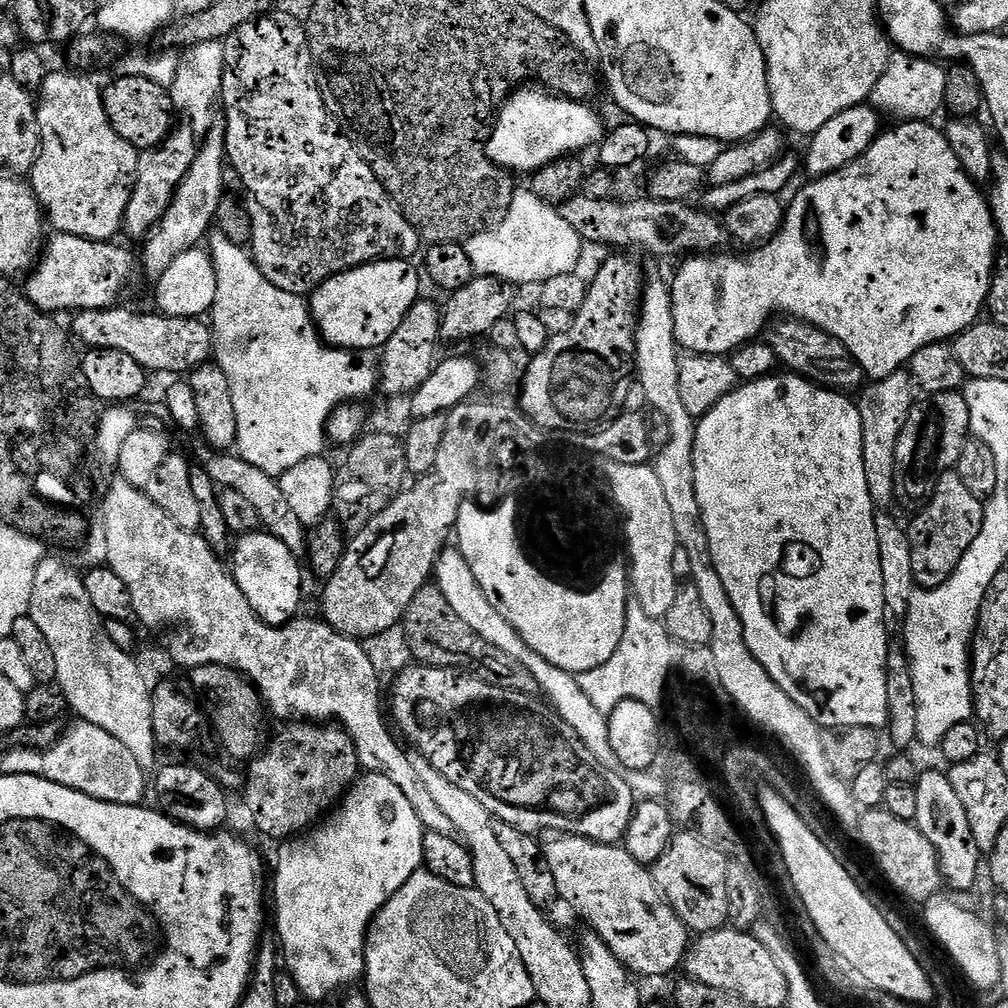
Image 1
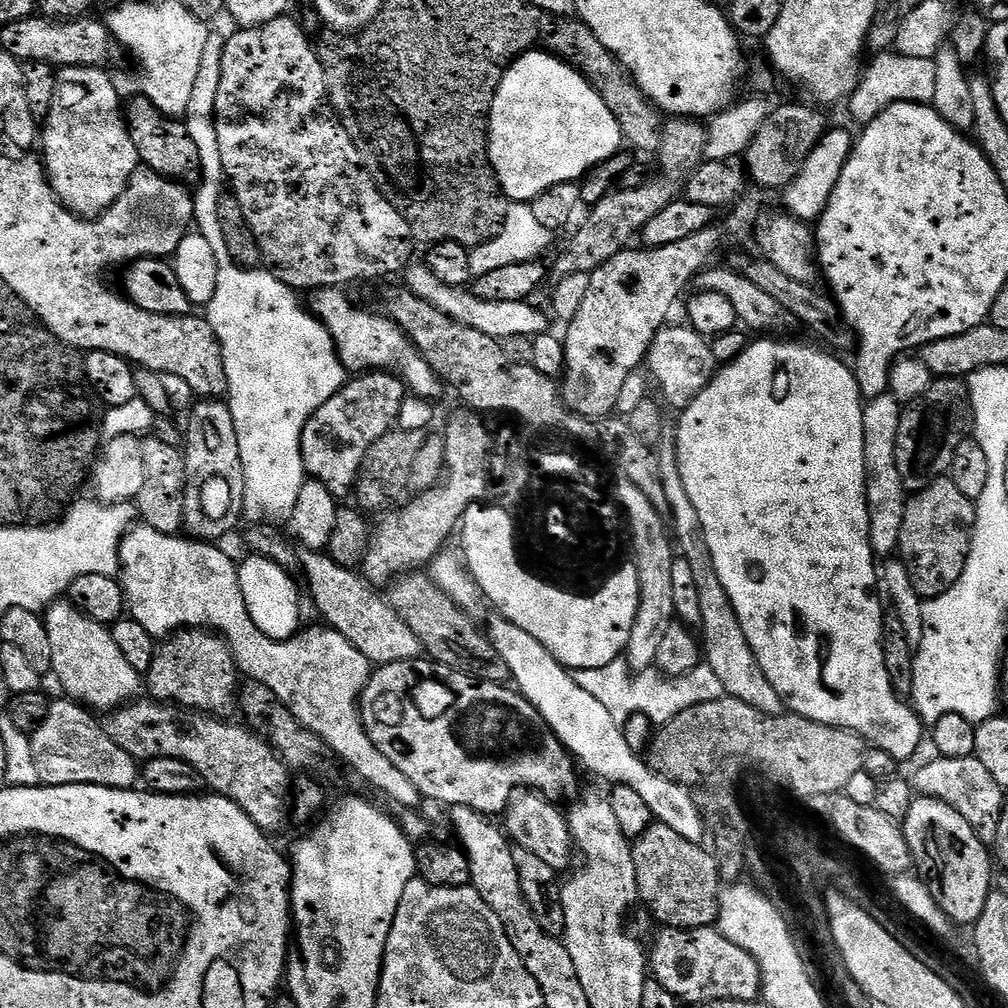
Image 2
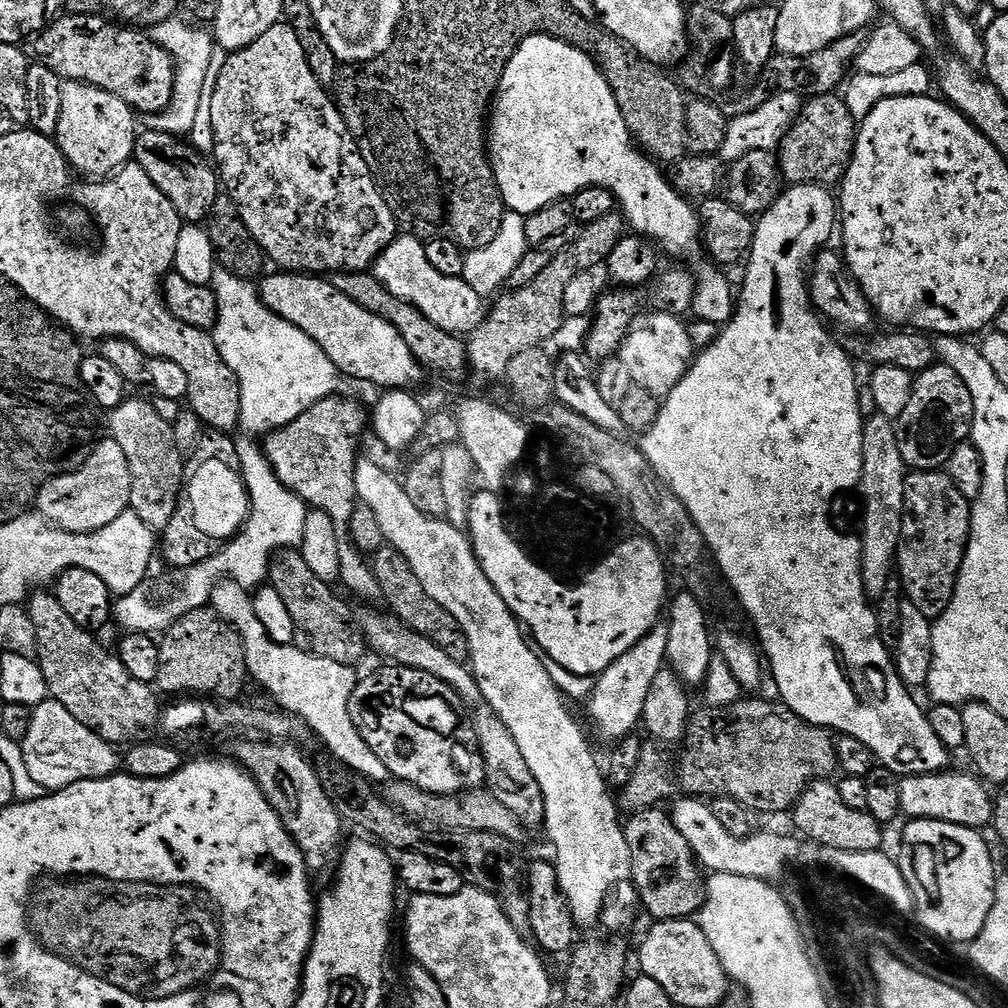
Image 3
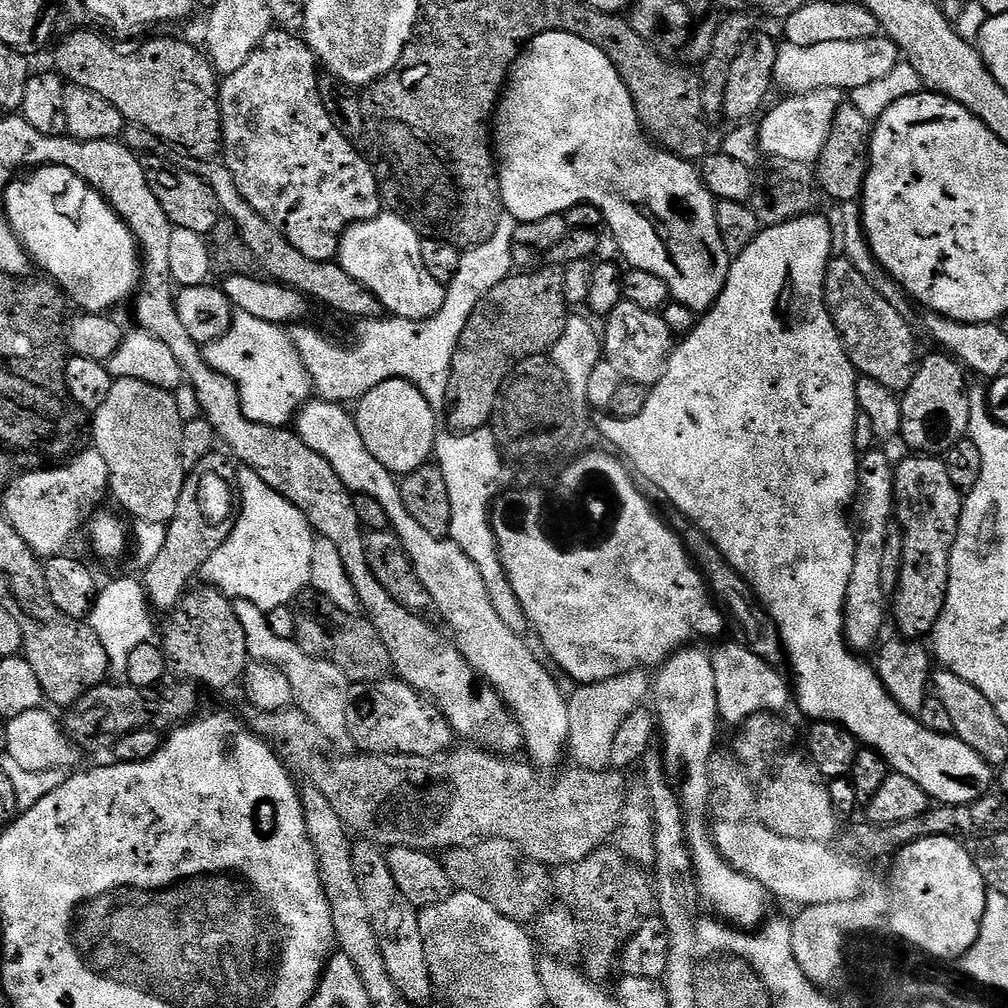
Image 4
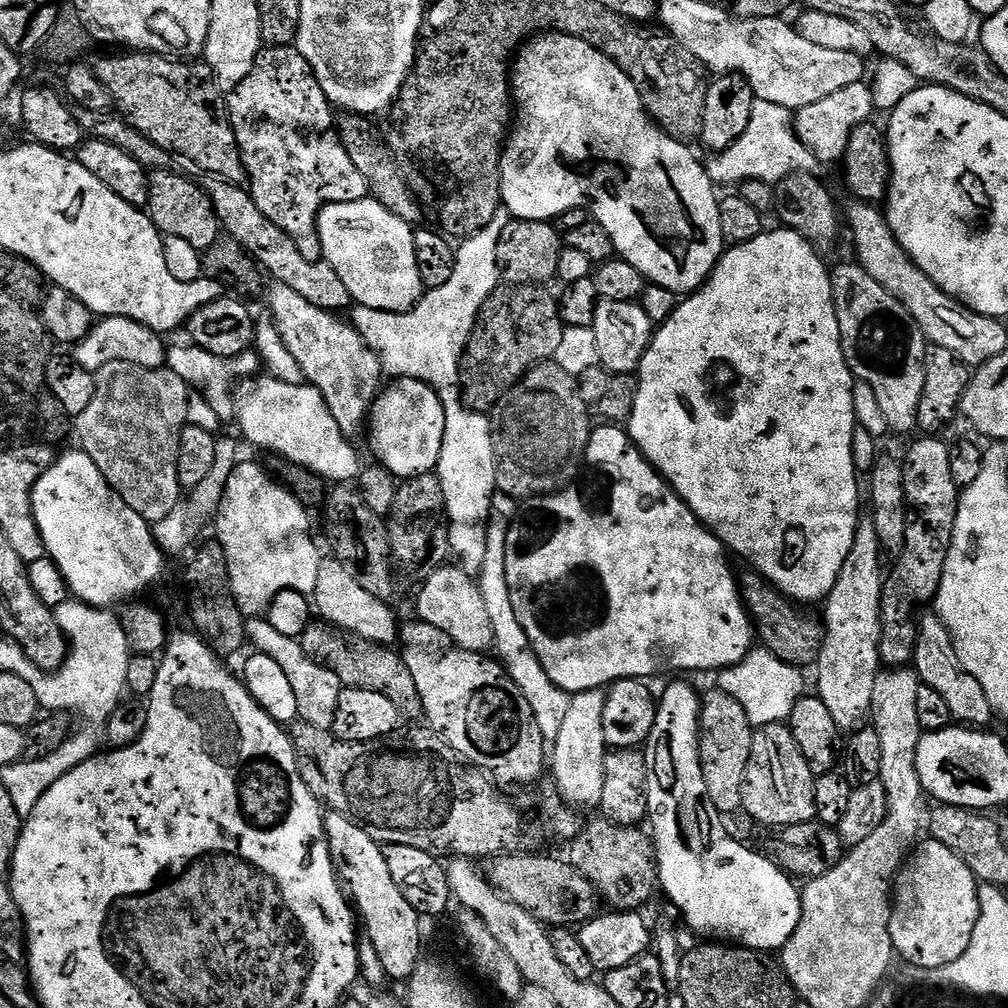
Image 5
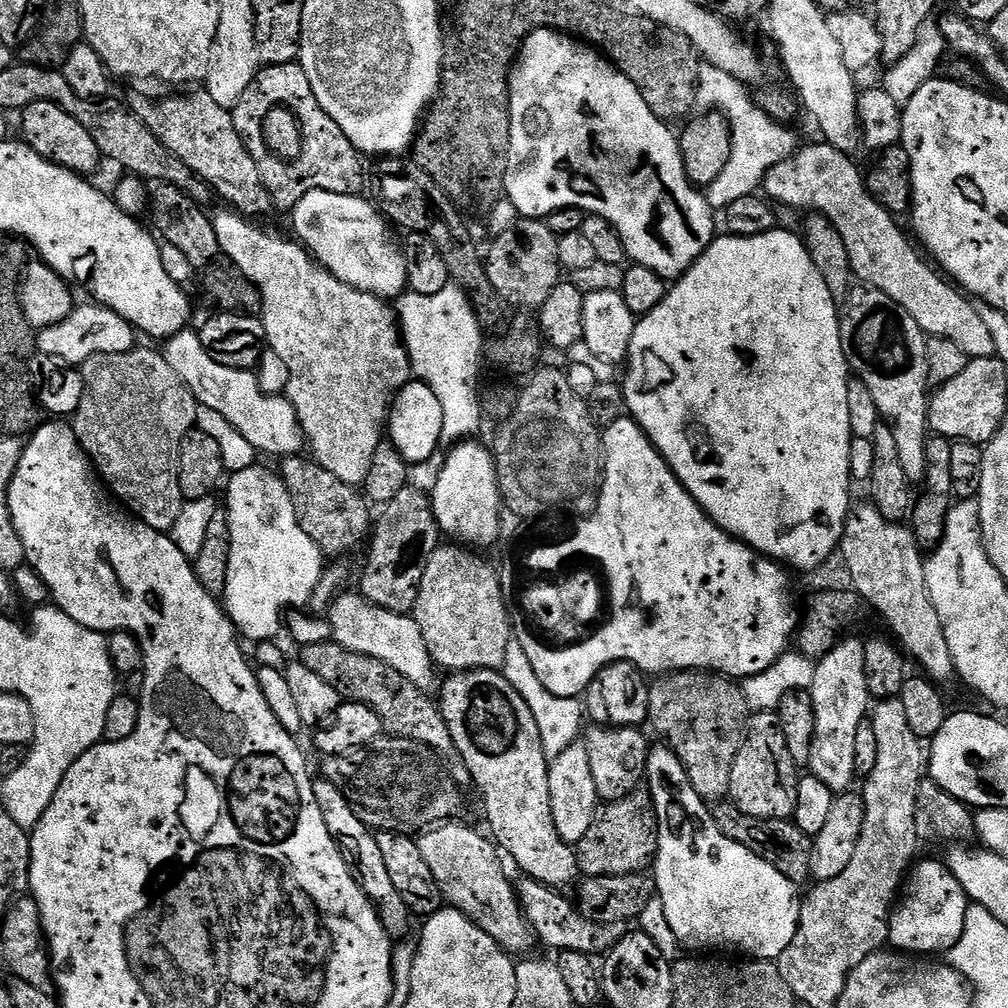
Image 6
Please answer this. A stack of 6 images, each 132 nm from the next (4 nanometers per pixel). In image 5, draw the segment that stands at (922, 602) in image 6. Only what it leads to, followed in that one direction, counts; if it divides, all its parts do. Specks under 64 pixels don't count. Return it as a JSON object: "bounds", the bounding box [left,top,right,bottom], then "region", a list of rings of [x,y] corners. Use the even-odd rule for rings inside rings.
{"bounds":[911,615,994,730],"region":[[[931,615],[919,617],[920,633],[916,639],[911,667],[919,674],[921,685],[936,691],[946,702],[957,725],[977,730],[987,729],[991,725],[988,723],[994,720],[994,713],[986,699],[986,693],[982,690],[982,682],[978,682],[978,678],[973,678],[971,674],[966,674],[962,662],[958,662],[958,650],[954,650],[954,642],[948,633],[948,627],[940,621],[939,615]]]}

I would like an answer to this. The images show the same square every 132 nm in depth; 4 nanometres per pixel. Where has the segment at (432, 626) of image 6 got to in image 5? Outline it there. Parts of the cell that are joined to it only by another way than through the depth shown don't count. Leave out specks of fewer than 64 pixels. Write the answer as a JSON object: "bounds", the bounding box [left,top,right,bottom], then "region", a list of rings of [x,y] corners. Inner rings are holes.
{"bounds":[415,567,495,653],"region":[[[448,567],[437,568],[419,585],[415,615],[425,624],[442,630],[442,634],[449,636],[462,650],[487,653],[495,645],[495,634],[491,628],[490,615],[486,612],[480,585],[463,568]]]}

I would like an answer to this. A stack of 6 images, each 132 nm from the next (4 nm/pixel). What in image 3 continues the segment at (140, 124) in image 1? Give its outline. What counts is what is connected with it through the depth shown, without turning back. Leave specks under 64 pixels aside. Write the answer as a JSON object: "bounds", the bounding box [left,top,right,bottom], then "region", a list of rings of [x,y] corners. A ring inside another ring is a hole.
{"bounds":[134,132,222,225],"region":[[[140,132],[136,138],[134,163],[150,174],[150,182],[170,198],[174,210],[189,225],[203,225],[212,212],[214,202],[222,195],[222,185],[217,169],[208,164],[203,155],[187,139],[170,133]]]}

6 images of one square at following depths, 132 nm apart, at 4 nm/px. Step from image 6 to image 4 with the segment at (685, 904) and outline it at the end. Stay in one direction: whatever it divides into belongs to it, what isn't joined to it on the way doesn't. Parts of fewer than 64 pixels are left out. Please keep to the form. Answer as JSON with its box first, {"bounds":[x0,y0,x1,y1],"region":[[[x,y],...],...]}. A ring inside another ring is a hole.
{"bounds":[654,646,770,930],"region":[[[685,646],[681,648],[680,651],[672,655],[671,658],[664,661],[663,664],[659,665],[658,671],[655,673],[657,676],[654,676],[654,700],[656,696],[656,708],[654,707],[654,715],[658,721],[659,739],[661,741],[664,739],[664,746],[662,745],[664,769],[667,772],[669,780],[671,781],[671,787],[675,789],[677,795],[680,797],[680,804],[682,808],[684,809],[685,813],[690,814],[686,820],[688,846],[689,850],[692,852],[692,870],[701,901],[703,901],[707,907],[709,904],[710,907],[716,908],[716,911],[714,912],[720,920],[725,921],[738,929],[756,930],[765,923],[766,917],[769,915],[767,912],[768,900],[770,901],[770,893],[767,892],[757,880],[750,878],[746,874],[742,874],[724,861],[722,854],[719,852],[719,850],[716,849],[716,843],[712,841],[710,824],[707,824],[707,822],[704,821],[704,812],[706,816],[706,813],[709,811],[708,795],[710,794],[710,778],[708,777],[708,767],[710,766],[710,758],[712,757],[713,752],[717,751],[718,748],[718,744],[716,744],[716,731],[718,731],[719,728],[722,728],[722,721],[720,719],[720,715],[718,714],[718,690],[714,690],[714,666],[712,665],[712,657],[707,651],[704,653],[702,649],[696,647],[700,646]]]}

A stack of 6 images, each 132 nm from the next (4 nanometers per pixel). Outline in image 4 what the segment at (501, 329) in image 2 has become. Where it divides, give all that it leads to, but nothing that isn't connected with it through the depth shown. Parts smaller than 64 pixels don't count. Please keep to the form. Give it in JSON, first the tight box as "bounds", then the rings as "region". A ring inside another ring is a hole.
{"bounds":[338,211,446,320],"region":[[[385,211],[372,220],[351,224],[345,230],[340,239],[338,263],[350,278],[362,282],[366,290],[380,299],[385,313],[402,320],[425,320],[442,306],[446,288],[422,263],[421,239],[414,225],[395,212]]]}

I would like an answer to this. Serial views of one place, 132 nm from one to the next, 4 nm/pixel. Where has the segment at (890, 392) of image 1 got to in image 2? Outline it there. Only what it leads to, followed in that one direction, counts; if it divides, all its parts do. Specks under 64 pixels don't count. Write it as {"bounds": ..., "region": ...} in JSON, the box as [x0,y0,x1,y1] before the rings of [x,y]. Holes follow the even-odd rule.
{"bounds":[864,394,906,558],"region":[[[890,394],[871,397],[864,405],[864,453],[868,473],[868,509],[870,510],[870,542],[877,557],[888,558],[900,547],[900,531],[906,503],[902,474],[898,474],[896,439],[902,406]]]}

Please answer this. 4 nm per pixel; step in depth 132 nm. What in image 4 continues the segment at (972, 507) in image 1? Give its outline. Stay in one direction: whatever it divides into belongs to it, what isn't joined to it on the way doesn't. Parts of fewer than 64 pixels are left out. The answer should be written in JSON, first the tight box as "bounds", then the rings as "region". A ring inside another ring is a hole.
{"bounds":[890,454,963,640],"region":[[[908,454],[904,461],[896,464],[894,516],[904,536],[904,565],[896,593],[890,597],[890,612],[891,615],[892,612],[896,615],[896,624],[900,627],[901,637],[909,640],[927,637],[942,614],[950,578],[950,554],[960,533],[960,515],[963,509],[962,494],[956,489],[954,482],[950,482],[950,474],[946,474],[946,466],[941,457]]]}

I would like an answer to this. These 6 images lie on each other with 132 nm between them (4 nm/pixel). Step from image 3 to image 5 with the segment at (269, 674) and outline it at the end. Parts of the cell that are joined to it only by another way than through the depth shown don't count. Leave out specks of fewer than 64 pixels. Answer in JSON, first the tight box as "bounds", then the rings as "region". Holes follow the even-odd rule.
{"bounds":[246,618,341,732],"region":[[[252,618],[246,624],[246,640],[253,644],[255,651],[278,662],[290,682],[291,689],[297,698],[297,714],[303,723],[314,726],[323,732],[332,732],[334,726],[334,714],[338,710],[338,698],[340,697],[341,682],[338,674],[318,666],[302,650],[299,639],[294,636],[283,636],[274,626],[270,626],[267,618]]]}

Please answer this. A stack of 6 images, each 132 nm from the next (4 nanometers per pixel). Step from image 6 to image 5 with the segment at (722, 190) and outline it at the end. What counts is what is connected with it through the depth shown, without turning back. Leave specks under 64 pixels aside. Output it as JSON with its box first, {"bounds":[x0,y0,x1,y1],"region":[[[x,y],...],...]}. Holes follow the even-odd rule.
{"bounds":[707,100,818,185],"region":[[[757,100],[751,111],[750,125],[746,133],[724,152],[713,155],[707,161],[708,176],[713,185],[743,184],[749,180],[764,181],[775,185],[798,172],[813,173],[818,166],[816,156],[797,138],[793,128],[794,116],[791,109],[777,106],[765,100]]]}

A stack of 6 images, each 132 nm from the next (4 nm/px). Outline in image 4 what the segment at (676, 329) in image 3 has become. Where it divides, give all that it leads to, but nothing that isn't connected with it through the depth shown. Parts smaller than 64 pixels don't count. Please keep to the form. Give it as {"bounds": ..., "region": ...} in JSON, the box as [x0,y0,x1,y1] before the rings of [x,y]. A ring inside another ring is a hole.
{"bounds":[602,302,674,386],"region":[[[624,302],[621,303],[615,312],[607,316],[605,324],[608,325],[602,328],[603,359],[609,362],[611,366],[614,366],[615,370],[618,370],[621,381],[643,384],[645,386],[657,384],[666,370],[668,359],[672,357],[672,349],[674,347],[672,331],[670,326],[666,326],[663,315],[660,312],[642,310],[642,306],[634,306]]]}

